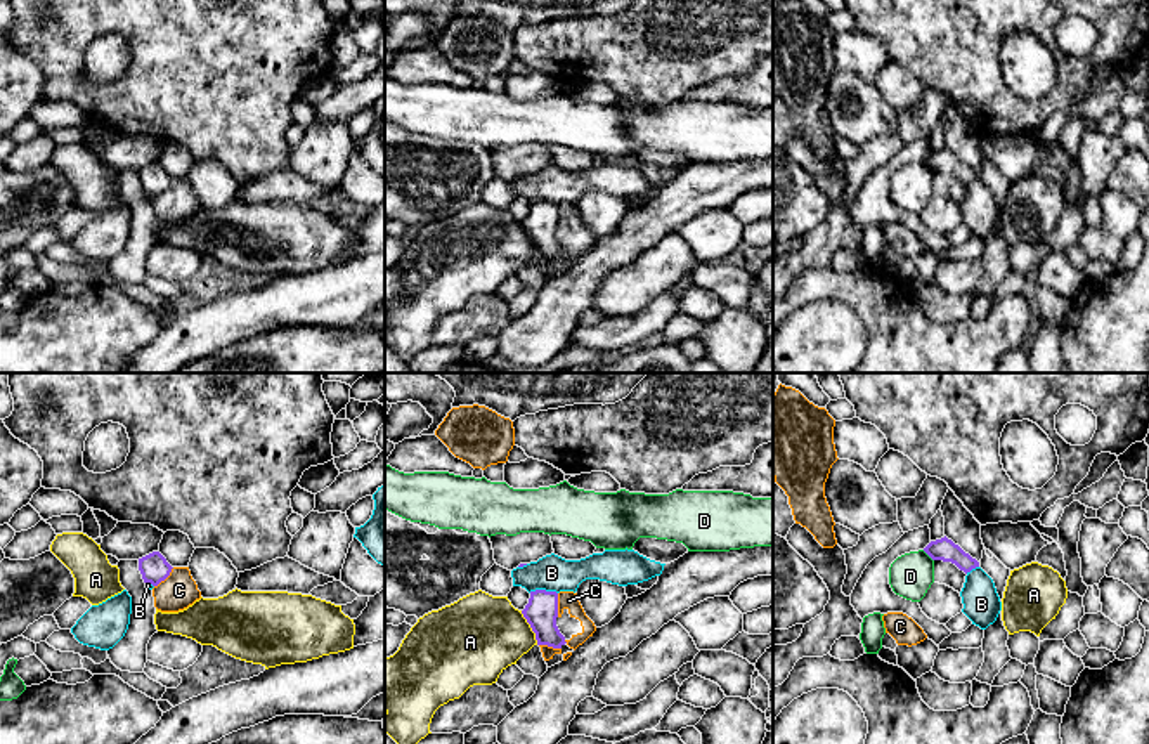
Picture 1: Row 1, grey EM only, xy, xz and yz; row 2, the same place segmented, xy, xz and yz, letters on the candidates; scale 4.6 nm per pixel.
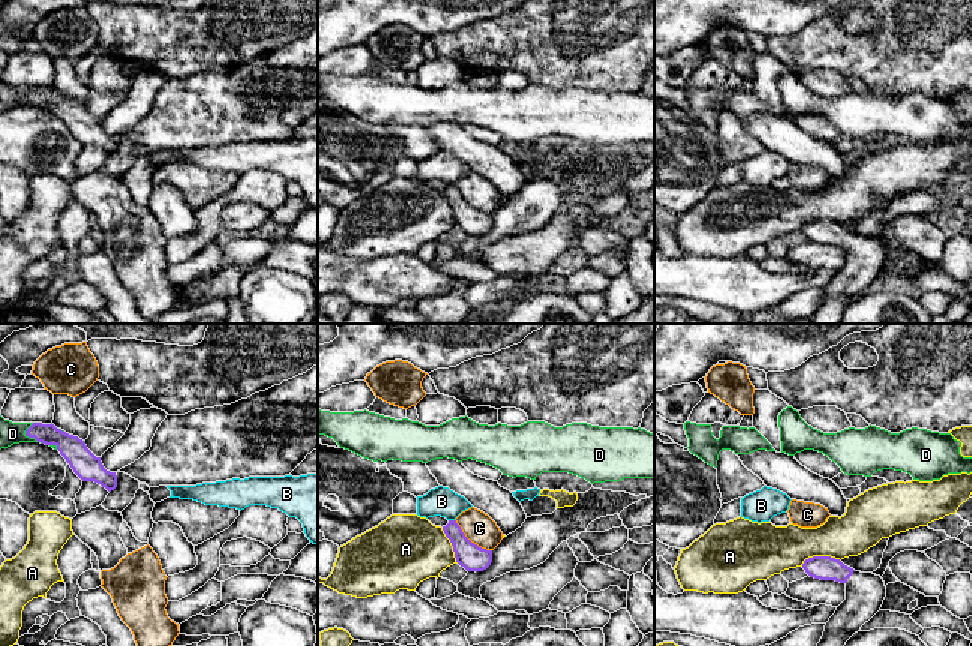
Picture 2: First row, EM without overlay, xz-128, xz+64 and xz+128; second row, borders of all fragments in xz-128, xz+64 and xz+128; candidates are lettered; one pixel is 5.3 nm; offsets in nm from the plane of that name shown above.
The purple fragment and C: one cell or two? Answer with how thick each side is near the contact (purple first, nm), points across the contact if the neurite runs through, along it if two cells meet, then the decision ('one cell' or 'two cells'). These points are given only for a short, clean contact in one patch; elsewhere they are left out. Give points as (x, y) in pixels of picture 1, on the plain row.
150 nm thick on the purple side, 80 nm on the other; border along xz (557, 205), (558, 228); two cells

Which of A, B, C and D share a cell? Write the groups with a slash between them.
A / B / C / D

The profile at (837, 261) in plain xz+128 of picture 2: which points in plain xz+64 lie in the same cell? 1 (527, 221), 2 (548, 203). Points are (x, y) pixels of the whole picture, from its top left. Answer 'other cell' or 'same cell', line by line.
1: other cell
2: other cell

